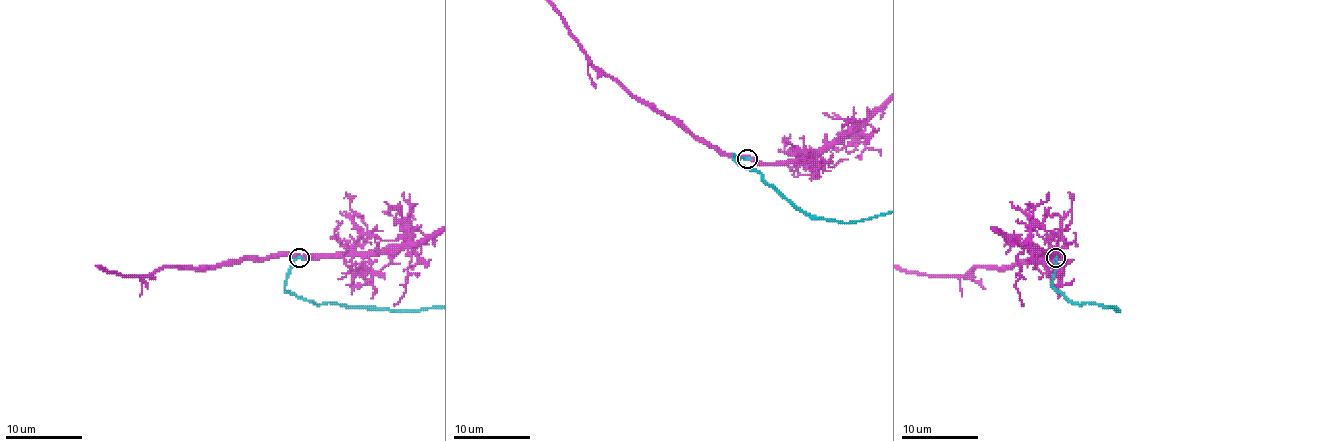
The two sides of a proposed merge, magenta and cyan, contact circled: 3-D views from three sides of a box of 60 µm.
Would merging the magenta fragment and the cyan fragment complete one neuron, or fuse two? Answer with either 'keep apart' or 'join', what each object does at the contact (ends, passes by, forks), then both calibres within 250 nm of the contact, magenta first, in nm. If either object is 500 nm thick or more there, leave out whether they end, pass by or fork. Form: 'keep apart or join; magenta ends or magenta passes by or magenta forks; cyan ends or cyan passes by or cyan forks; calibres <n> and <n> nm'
join; magenta passes by; cyan ends; calibres 440 and 260 nm

